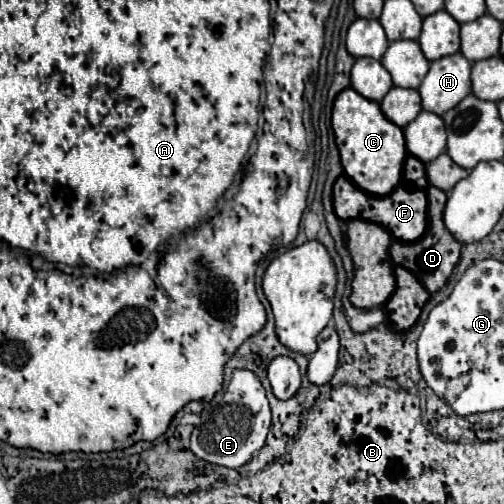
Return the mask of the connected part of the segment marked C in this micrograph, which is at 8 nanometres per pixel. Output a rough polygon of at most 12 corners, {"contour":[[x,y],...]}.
{"contour":[[345,88],[331,124],[341,166],[363,192],[401,180],[403,130]]}

